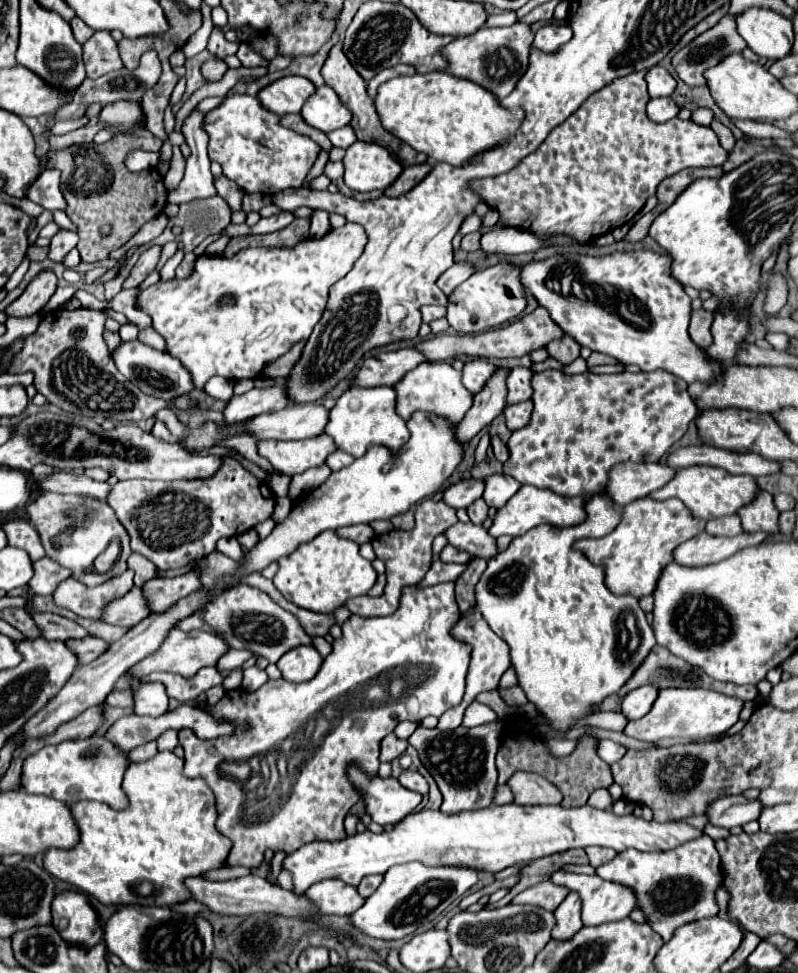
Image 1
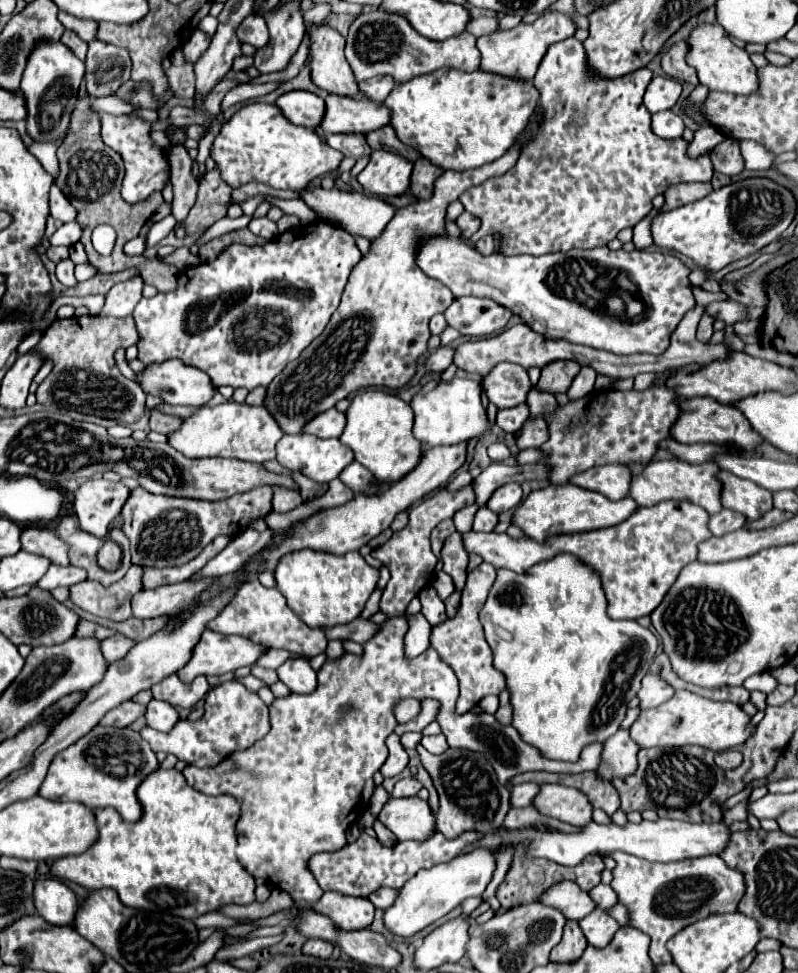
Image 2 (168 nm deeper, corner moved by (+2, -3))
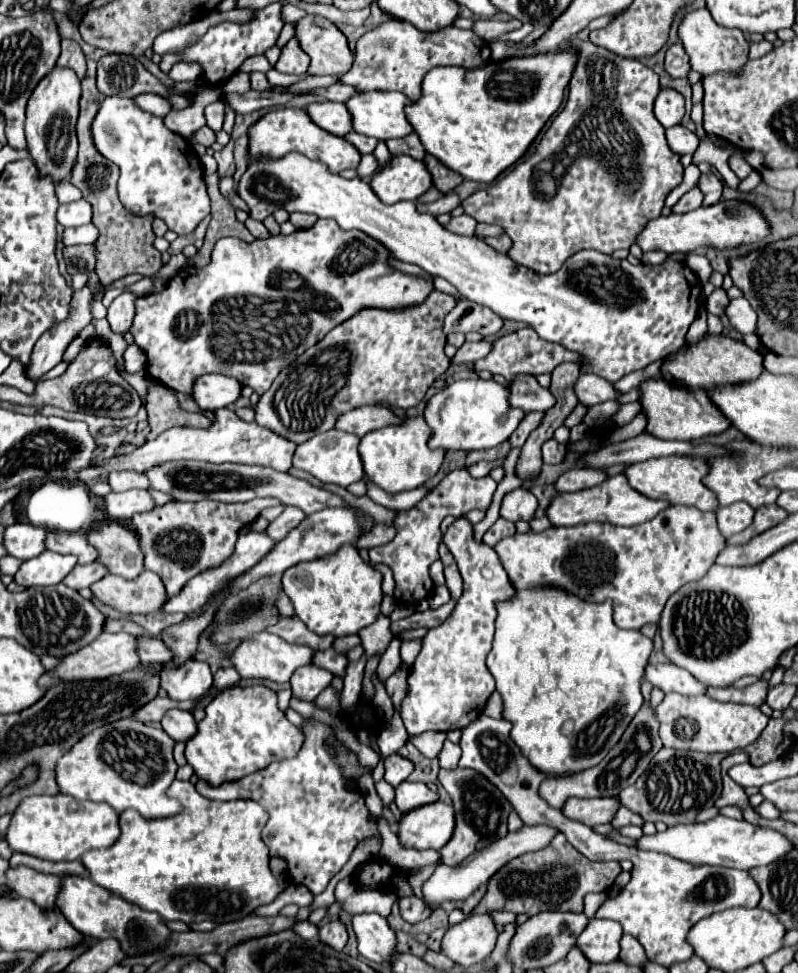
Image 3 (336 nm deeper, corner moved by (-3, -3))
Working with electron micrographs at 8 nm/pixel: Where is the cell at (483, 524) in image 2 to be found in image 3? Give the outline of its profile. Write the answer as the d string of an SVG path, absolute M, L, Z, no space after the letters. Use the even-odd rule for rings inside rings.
M498 519L486 533L484 533L484 543L494 547L494 543L498 543L502 537L508 537L508 535L514 535L516 529L514 529L514 523L506 521L506 519Z

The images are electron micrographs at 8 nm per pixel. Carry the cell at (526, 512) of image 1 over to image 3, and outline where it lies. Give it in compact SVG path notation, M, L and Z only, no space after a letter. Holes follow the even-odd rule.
M618 473L604 481L602 485L596 485L592 489L576 491L576 493L558 493L552 497L550 505L546 507L546 517L554 527L572 527L580 523L610 523L610 525L638 525L644 521L654 519L662 509L666 509L666 501L650 501L648 497L642 497L642 493L634 491L628 485L628 479L624 473Z

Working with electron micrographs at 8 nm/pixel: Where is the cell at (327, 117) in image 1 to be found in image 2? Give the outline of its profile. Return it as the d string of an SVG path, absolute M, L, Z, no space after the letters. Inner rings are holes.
M327 95L327 113L321 121L325 133L369 133L389 125L391 111L369 97L351 99Z

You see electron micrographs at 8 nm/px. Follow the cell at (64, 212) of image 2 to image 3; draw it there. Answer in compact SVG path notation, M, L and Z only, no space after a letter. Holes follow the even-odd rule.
M84 199L64 203L58 207L58 223L62 227L86 225L86 223L90 223L90 219L92 219L92 209L90 209L90 203Z

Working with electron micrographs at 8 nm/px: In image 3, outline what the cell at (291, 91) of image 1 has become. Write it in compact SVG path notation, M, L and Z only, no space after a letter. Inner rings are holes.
M310 103L306 107L306 113L318 127L330 131L336 137L344 137L346 133L350 133L350 113L346 113L344 103Z

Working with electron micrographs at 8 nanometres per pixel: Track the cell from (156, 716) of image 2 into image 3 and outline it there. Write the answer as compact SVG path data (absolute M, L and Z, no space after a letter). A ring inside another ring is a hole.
M170 709L160 723L170 737L162 729L148 727L134 719L120 719L110 725L102 725L82 737L78 745L74 745L56 763L56 783L60 793L74 799L108 803L116 813L136 809L144 819L172 817L178 813L178 801L166 795L178 769L172 749L176 741L184 741L196 733L196 721L190 711Z

